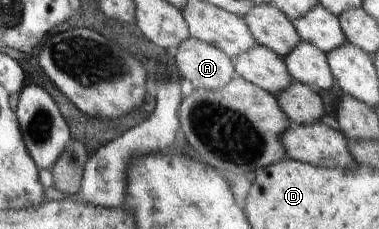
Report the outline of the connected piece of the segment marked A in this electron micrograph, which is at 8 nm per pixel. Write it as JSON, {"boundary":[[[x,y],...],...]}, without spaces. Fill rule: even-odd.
{"boundary":[[[193,36],[178,46],[174,59],[180,77],[197,89],[223,89],[235,76],[235,63],[224,51]]]}

